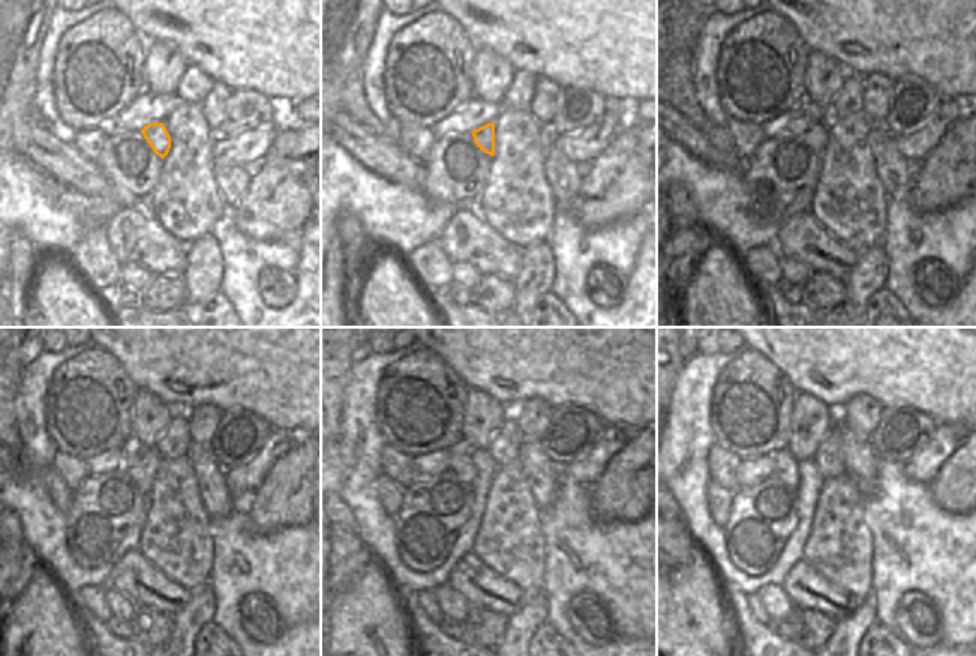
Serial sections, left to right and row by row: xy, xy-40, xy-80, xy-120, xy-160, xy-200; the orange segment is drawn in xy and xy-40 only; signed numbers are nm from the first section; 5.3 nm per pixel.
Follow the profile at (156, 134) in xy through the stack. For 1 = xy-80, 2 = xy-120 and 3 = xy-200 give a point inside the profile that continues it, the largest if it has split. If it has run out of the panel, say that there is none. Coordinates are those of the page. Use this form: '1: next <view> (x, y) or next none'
1: next xy-80 (817, 134)
2: next xy-120 (138, 472)
3: next xy-200 (786, 469)

